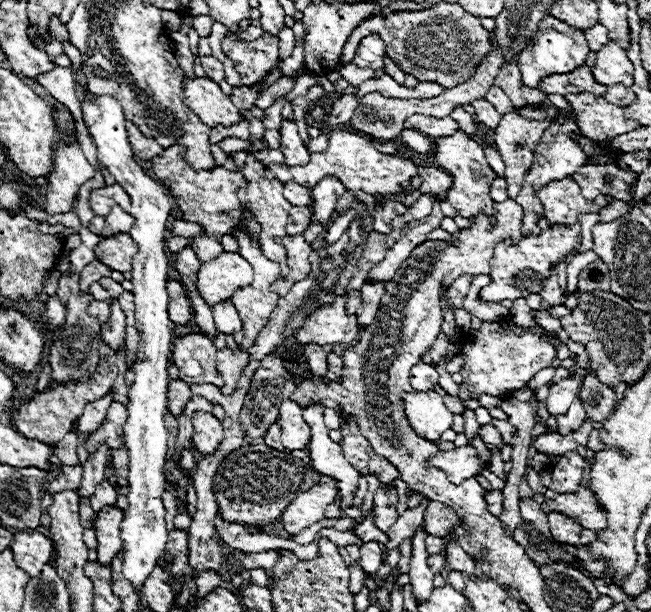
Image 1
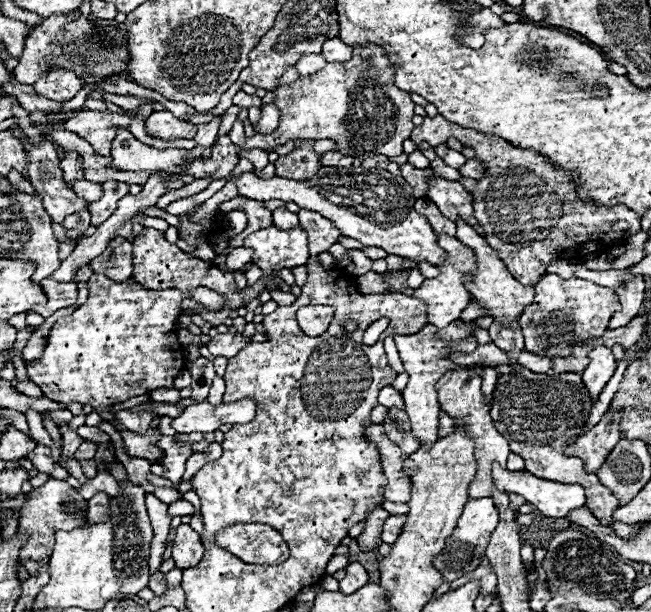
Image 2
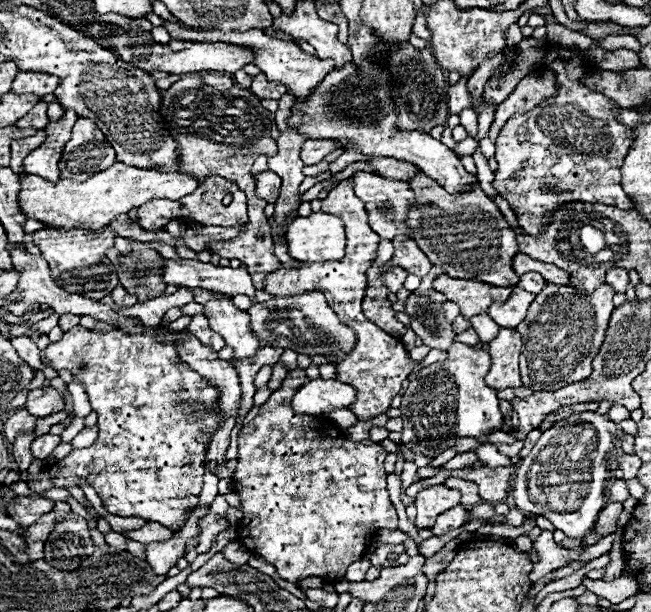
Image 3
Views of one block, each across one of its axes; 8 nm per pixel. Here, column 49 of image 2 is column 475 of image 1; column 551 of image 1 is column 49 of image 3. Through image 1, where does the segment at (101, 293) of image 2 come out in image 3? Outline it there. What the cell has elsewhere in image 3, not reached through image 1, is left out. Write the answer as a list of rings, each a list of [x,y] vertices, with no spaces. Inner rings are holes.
[[[74,326],[64,332],[60,342],[48,344],[40,352],[42,364],[58,372],[70,370],[84,384],[92,410],[98,414],[98,440],[88,448],[72,450],[46,472],[30,476],[28,486],[34,492],[70,488],[88,480],[102,498],[104,508],[114,516],[158,522],[170,530],[184,526],[186,512],[198,504],[206,444],[220,422],[214,408],[218,390],[208,386],[204,378],[182,376],[180,368],[184,361],[175,350],[180,340],[158,342],[156,334],[189,334],[189,331],[172,332],[166,326],[156,326],[142,334],[126,334],[122,330],[94,332]],[[152,356],[158,356],[156,362],[160,360],[158,364],[162,366],[148,366],[152,364]],[[84,364],[88,370],[80,370]],[[172,378],[186,380],[186,386],[170,390],[166,384]]]

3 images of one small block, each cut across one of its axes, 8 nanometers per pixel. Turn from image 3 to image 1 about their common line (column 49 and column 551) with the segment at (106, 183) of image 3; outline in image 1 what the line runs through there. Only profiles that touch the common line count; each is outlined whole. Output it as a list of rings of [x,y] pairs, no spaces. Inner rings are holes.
[[[572,178],[554,180],[542,186],[536,194],[544,206],[544,218],[550,224],[560,224],[560,226],[574,226],[580,214],[598,212],[608,202],[606,196],[602,194],[596,196],[594,202],[586,200],[580,194],[580,186]]]

